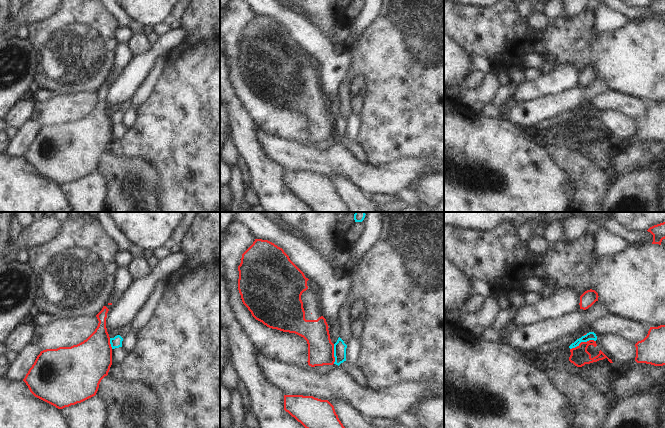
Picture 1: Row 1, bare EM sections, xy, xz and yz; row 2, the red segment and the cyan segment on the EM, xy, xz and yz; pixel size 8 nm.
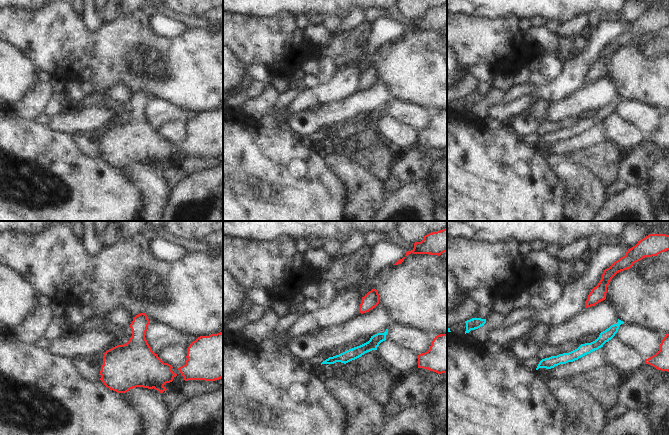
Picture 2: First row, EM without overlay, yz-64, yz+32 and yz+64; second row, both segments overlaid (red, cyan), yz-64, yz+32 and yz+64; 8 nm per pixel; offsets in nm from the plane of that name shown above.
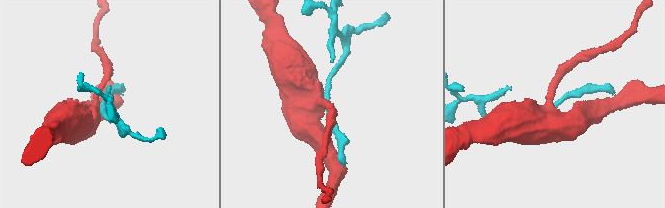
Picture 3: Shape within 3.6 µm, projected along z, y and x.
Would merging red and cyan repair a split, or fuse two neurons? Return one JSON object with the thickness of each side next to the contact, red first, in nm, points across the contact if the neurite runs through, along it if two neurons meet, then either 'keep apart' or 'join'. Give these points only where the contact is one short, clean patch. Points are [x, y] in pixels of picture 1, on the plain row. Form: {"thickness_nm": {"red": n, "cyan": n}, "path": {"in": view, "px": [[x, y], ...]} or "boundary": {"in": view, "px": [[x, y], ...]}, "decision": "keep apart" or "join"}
{"thickness_nm": {"red": 150, "cyan": 60}, "boundary": {"in": "yz", "px": [[595, 116], [581, 117], [570, 125]]}, "decision": "keep apart"}

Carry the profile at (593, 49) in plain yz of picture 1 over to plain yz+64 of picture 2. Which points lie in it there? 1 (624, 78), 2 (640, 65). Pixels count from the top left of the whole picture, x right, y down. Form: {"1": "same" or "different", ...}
{"1": "same", "2": "same"}

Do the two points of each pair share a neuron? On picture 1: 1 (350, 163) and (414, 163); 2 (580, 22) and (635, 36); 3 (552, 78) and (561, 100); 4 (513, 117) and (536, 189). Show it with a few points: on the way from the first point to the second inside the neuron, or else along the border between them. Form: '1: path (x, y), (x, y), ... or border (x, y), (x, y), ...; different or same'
1: path (366, 173), (398, 173); same
2: path (591, 36), (595, 40), (621, 40); same
3: border (579, 84), (554, 94), (535, 98); different
4: border (504, 118), (514, 122), (522, 129); different

